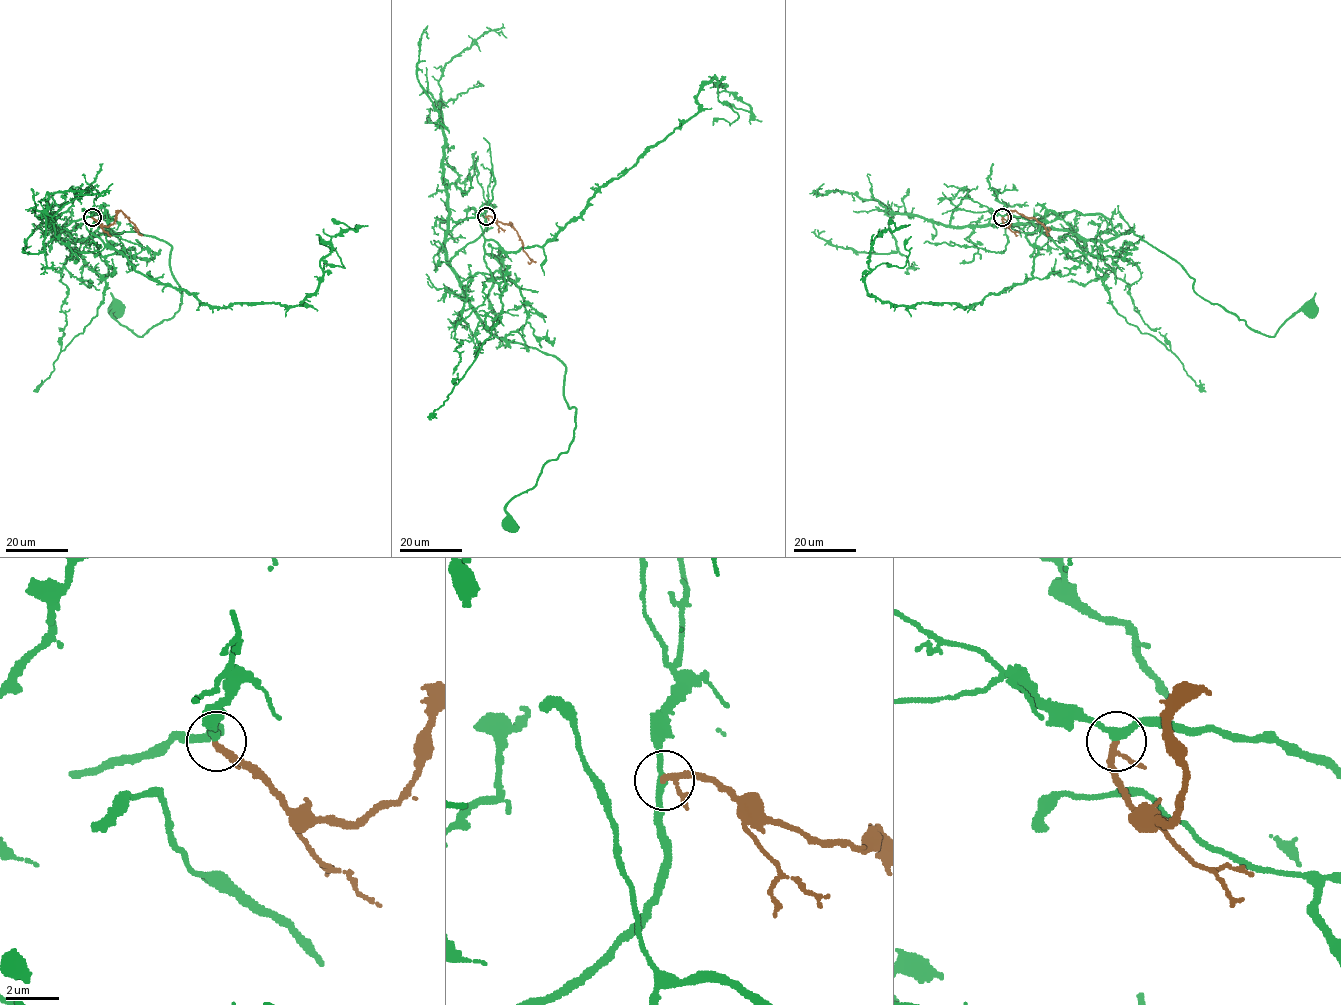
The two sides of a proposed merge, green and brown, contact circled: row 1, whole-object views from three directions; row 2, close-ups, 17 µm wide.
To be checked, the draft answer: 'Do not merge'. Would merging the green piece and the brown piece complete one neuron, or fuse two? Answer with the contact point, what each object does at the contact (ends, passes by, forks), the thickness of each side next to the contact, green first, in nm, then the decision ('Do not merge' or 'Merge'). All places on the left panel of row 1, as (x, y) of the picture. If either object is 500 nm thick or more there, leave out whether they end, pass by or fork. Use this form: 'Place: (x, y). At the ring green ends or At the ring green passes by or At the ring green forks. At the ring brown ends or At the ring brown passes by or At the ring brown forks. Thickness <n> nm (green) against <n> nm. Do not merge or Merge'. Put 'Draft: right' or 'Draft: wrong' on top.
Draft: wrong
Place: (92, 217). At the ring green passes by. At the ring brown passes by. Thickness 240 nm (green) against 180 nm. Merge

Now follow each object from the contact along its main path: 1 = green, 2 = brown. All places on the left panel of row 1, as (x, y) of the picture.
1: (91, 217), (54, 231), (83, 241), (140, 232), (172, 247), (182, 299), (175, 314), (141, 336), (116, 309)
2: (91, 217), (109, 226), (119, 211), (129, 217), (137, 231), (133, 227)

